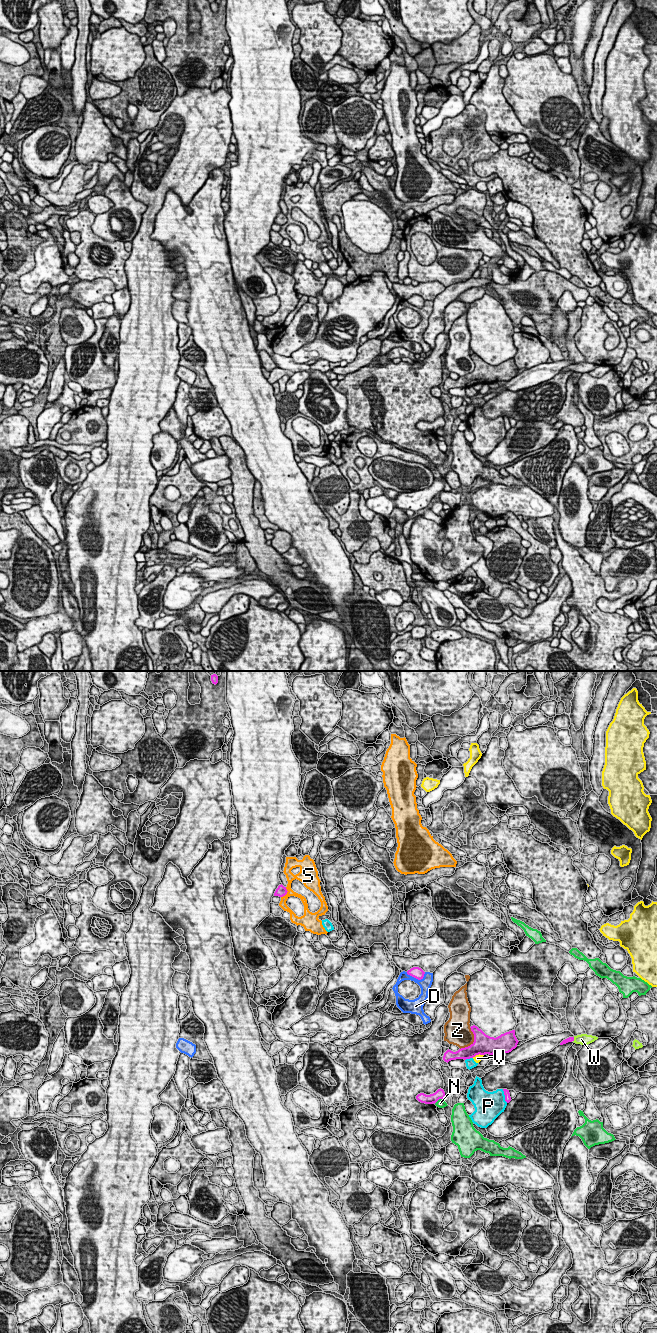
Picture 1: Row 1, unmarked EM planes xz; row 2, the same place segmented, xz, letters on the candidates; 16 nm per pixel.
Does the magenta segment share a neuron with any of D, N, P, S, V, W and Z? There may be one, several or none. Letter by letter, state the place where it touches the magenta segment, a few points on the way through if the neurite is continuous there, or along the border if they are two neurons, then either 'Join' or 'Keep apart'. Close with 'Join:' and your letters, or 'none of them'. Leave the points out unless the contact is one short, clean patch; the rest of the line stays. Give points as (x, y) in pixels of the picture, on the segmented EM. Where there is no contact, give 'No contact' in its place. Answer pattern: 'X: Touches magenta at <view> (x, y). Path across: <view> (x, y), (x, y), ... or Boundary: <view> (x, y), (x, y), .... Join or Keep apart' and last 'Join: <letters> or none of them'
D: Touches magenta at xz (416, 978). Keep apart
N: Touches magenta at xz (438, 1099). Keep apart
P: Touches magenta at xz (505, 1096). Keep apart
S: Touches magenta at xz (286, 893). Keep apart
V: Touches magenta at xz (477, 1054). Keep apart
W: Touches magenta at xz (573, 1039). Path across: xz (570, 1039), (573, 1039), (581, 1039). Join
Z: Touches magenta at xz (474, 1041). Keep apart
Join: W

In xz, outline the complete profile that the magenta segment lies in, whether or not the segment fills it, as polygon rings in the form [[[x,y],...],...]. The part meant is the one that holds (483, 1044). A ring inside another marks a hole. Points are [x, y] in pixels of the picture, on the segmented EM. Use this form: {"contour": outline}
{"contour": [[[473,1025],[470,1027],[474,1034],[474,1042],[465,1048],[456,1052],[447,1050],[444,1053],[443,1060],[449,1062],[456,1059],[470,1059],[476,1055],[493,1055],[497,1053],[509,1053],[517,1047],[518,1040],[515,1036],[515,1030],[501,1034],[494,1038],[486,1035],[481,1029]]]}

